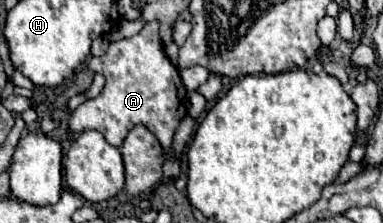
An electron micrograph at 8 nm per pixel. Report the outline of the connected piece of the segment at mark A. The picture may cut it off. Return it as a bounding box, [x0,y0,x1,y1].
[69,23,189,159]

